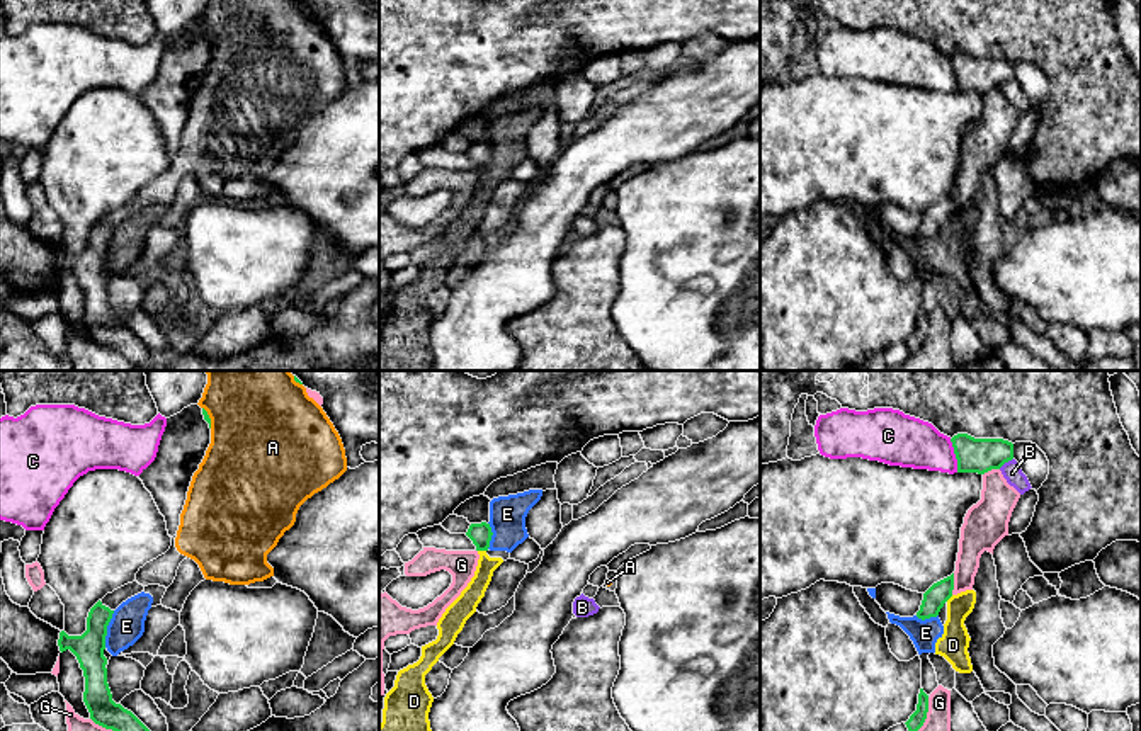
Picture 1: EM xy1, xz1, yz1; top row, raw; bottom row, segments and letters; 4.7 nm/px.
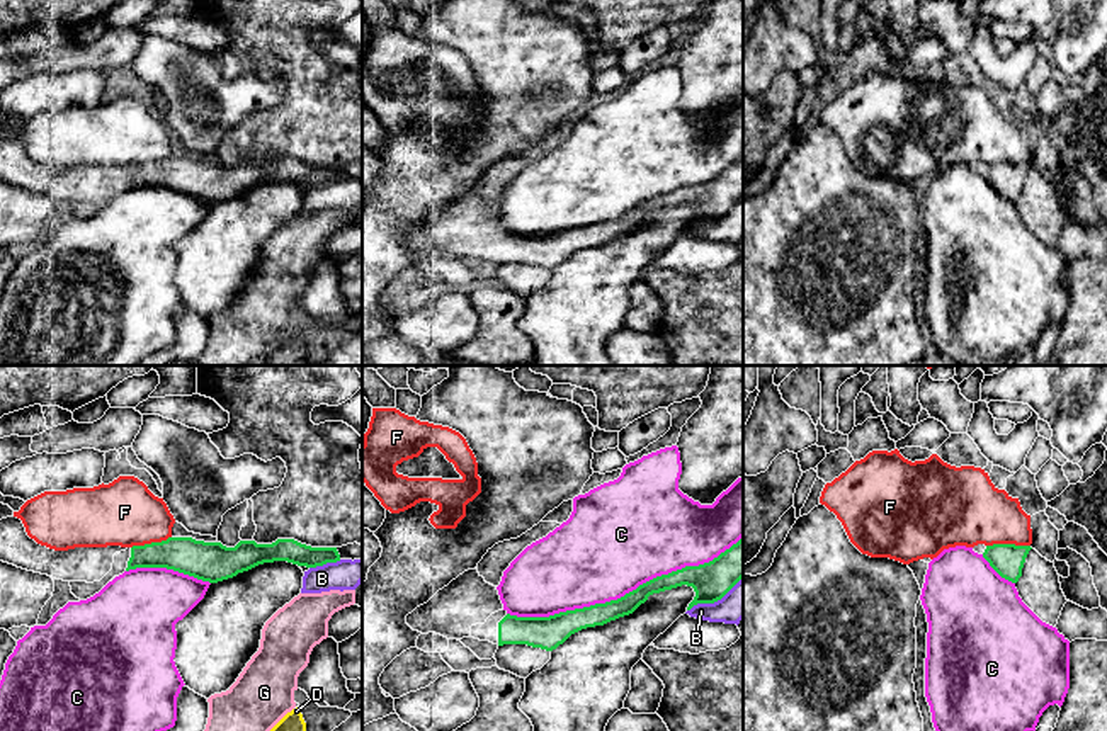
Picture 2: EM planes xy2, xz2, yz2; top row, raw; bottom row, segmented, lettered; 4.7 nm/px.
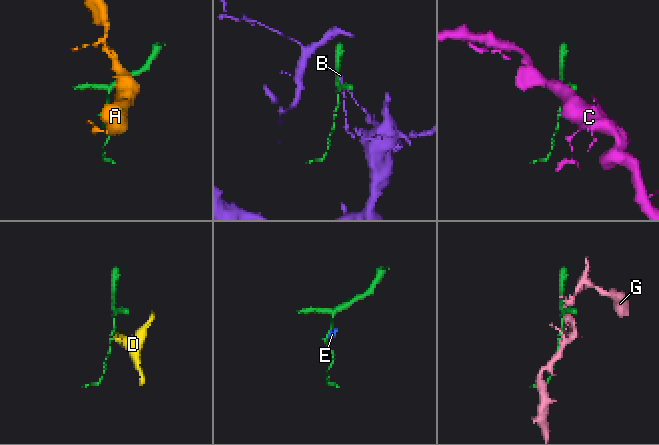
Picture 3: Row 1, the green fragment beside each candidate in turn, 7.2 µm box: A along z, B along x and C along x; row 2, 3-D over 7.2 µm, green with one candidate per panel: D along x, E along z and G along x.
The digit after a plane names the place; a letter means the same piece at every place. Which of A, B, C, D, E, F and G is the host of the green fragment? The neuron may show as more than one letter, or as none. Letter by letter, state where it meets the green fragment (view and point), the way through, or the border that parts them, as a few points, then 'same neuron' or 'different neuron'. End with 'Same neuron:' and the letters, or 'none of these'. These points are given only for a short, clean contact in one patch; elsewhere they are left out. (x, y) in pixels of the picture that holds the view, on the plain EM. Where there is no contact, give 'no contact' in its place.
A: xy1 (208, 36) | different neuron
B: xz2 (715, 220) | different neuron
C: xz2 (626, 213) | different neuron
D: xz1 (482, 169) | along xz1 (478, 169), (485, 170) | different neuron
E: xy1 (106, 249) | along xy1 (114, 230), (104, 266) | different neuron
F: yz2 (1007, 164) | different neuron
G: yz1 (925, 335) | different neuron
Same neuron: none of these

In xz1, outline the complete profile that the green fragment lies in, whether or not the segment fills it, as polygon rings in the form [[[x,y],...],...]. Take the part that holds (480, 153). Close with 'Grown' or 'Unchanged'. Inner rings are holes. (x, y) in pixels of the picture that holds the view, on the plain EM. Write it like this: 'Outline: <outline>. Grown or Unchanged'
Outline: [[[481,141],[471,143],[466,155],[473,160],[476,170],[488,170],[493,151],[490,143]]]. Unchanged

